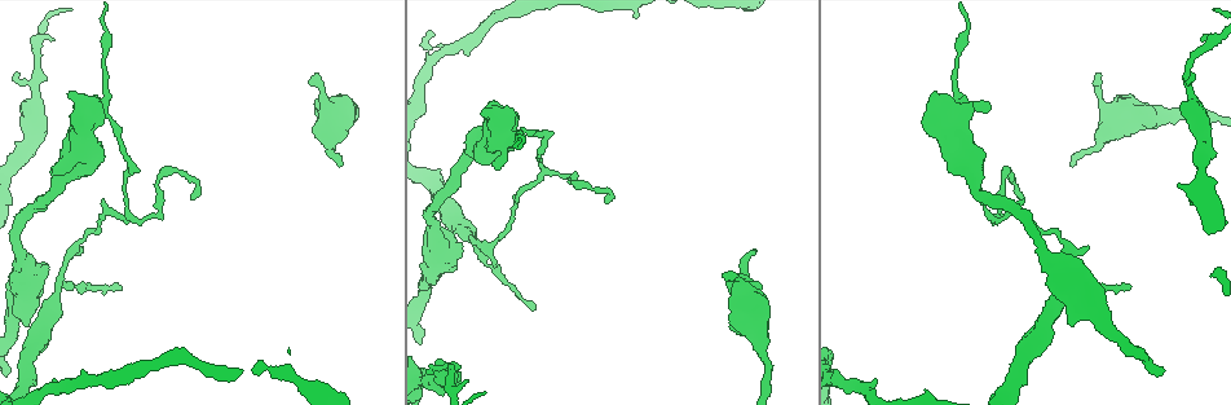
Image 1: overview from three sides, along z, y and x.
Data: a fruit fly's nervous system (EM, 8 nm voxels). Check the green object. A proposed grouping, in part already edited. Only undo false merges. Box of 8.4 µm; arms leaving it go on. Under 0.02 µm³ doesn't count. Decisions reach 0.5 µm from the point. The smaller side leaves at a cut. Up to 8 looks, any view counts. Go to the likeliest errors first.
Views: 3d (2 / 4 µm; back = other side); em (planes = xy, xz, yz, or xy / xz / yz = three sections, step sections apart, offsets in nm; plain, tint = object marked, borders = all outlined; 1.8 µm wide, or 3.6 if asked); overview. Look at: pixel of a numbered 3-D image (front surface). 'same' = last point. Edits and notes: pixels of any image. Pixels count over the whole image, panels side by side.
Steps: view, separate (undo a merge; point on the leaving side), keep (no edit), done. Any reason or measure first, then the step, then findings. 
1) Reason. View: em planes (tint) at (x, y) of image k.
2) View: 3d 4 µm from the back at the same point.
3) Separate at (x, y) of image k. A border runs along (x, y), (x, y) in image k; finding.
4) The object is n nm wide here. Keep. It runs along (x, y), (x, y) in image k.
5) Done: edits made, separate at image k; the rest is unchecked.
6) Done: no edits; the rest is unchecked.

Thick turns thin. View: em 3.6 µm xz step 16 (tint) at (19, 265) of image 1.

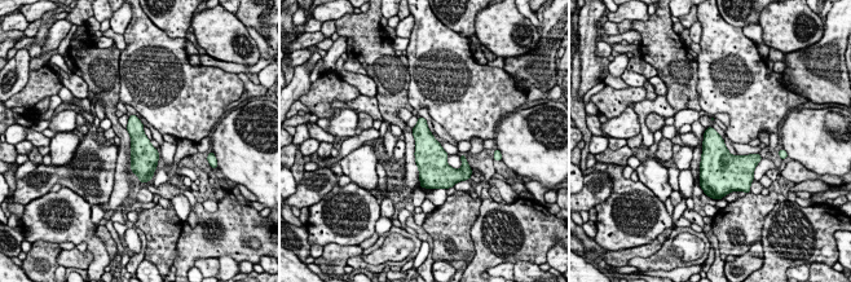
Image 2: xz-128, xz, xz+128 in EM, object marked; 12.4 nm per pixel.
Another direction. View: em 3.6 µm planes (tint) at the same point.

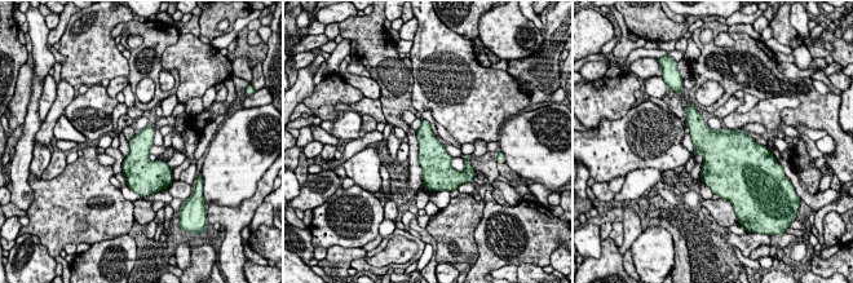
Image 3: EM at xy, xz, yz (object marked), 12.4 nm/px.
The object is 280 nm wide here. Keep. All the same neuron.

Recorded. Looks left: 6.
Arms part here. View: em xz step 8 (tint) at (542, 170) of image 1.

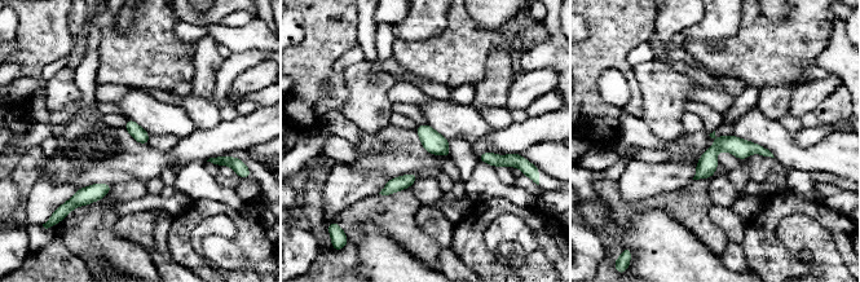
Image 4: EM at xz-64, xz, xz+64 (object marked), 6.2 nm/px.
Keep. It runs along (766, 153), (719, 145), (698, 175) in image 4; continuous, no second neuron.

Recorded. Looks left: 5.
Calibre changes. View: em 3.6 µm planes (plain) at (1190, 84) of image 1.

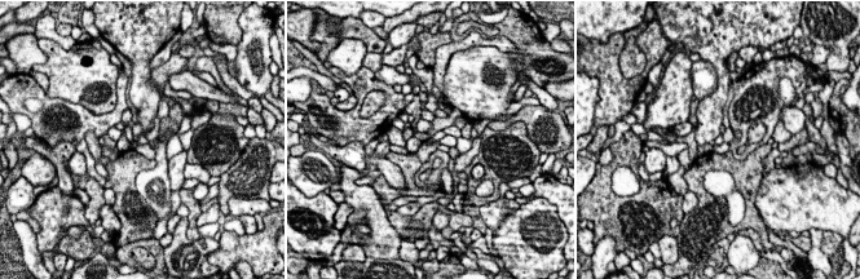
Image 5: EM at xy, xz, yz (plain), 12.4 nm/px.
With the object marked. View: em 3.6 µm planes (tint) at the same point.

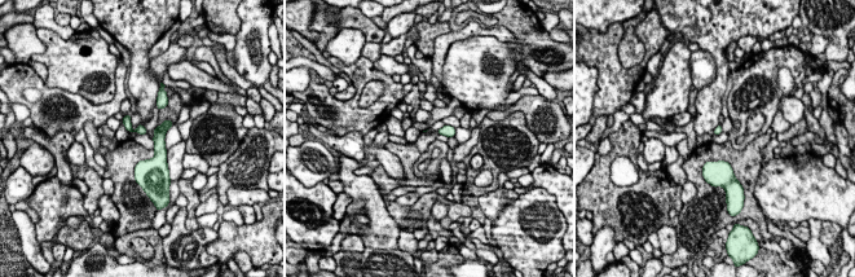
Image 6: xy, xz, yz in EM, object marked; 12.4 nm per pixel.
Keep. One neuron here.

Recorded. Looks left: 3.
Branch point. View: em 3.6 µm yz step 8 (borders) at (1139, 116) of image 1.

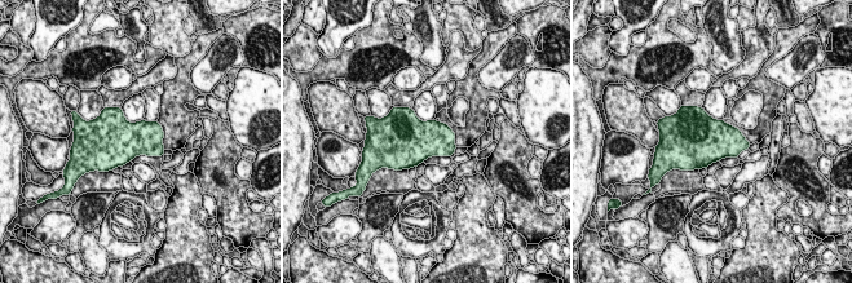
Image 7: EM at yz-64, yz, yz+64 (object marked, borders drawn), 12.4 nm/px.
Keep. All the same neuron.

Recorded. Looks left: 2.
Done: no edits; the rest is unchecked.

